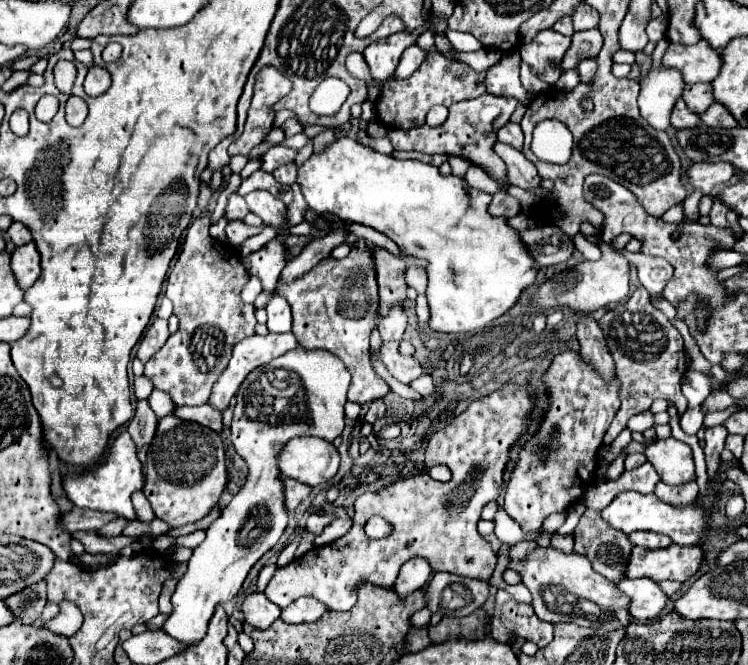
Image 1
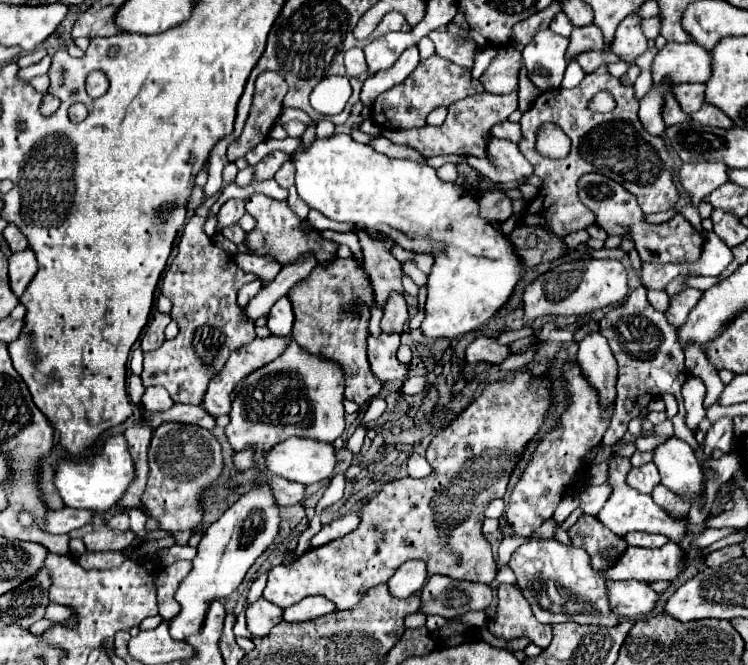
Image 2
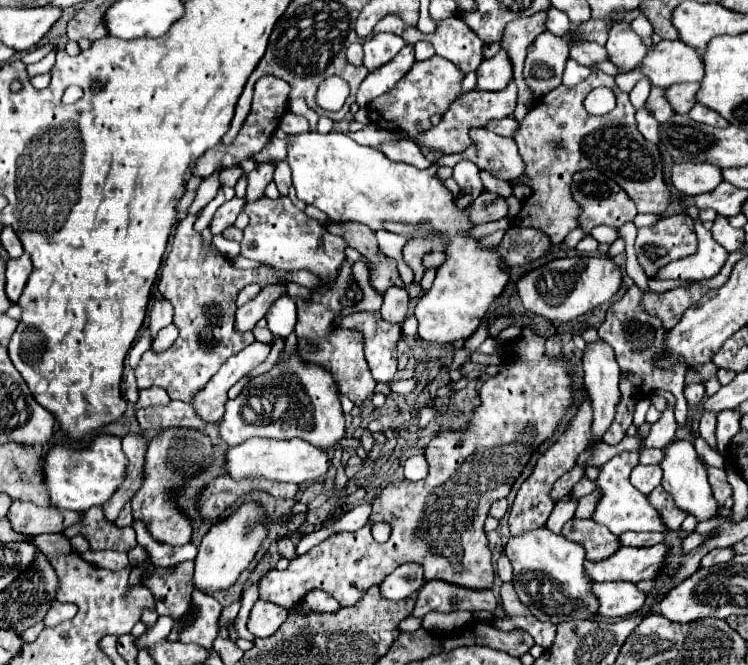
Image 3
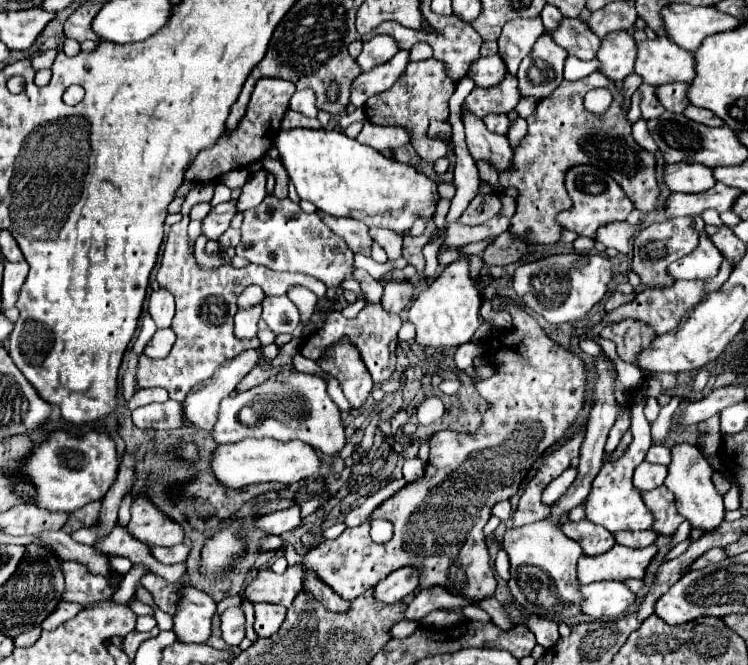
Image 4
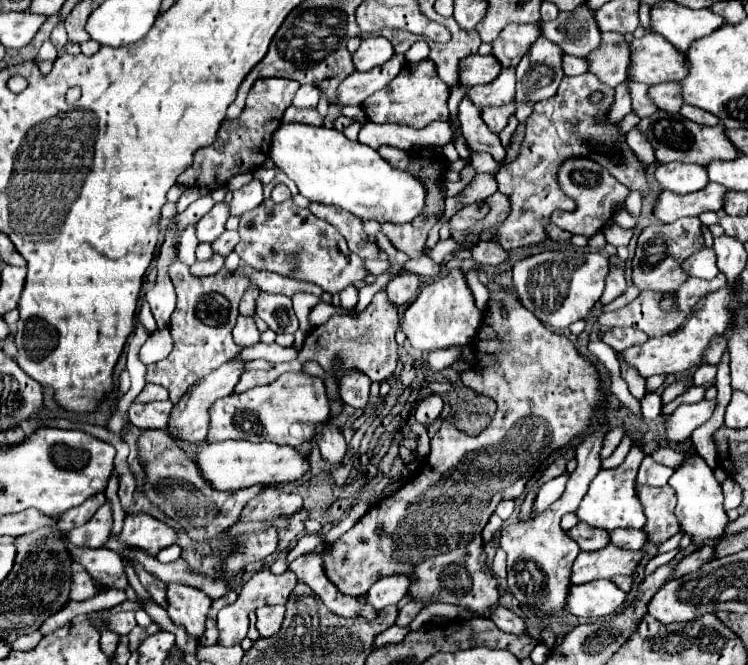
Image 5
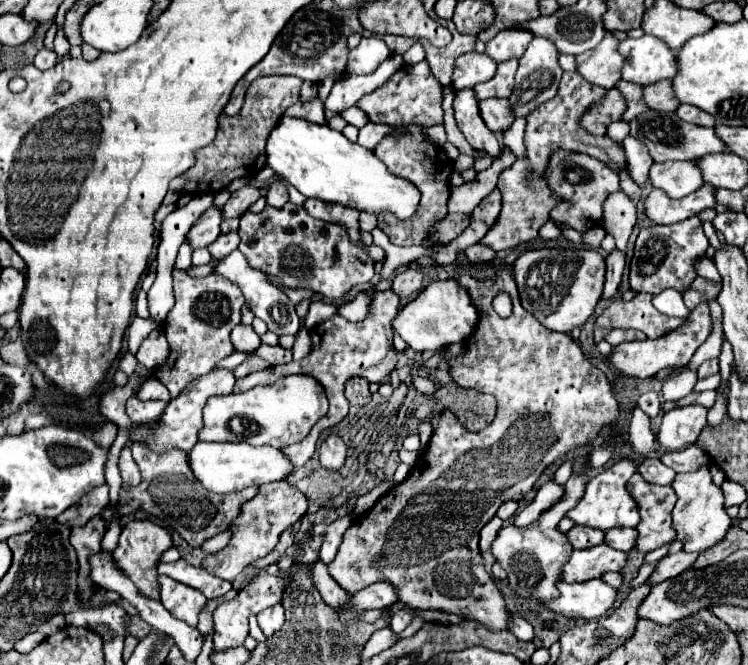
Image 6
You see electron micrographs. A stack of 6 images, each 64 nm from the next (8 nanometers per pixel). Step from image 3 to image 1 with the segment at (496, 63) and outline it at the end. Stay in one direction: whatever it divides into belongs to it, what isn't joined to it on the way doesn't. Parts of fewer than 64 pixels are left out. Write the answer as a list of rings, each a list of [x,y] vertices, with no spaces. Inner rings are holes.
[[[506,54],[498,64],[494,64],[488,70],[486,76],[486,88],[494,96],[512,96],[520,104],[528,102],[528,90],[524,90],[520,76],[518,76],[520,56],[518,54]]]

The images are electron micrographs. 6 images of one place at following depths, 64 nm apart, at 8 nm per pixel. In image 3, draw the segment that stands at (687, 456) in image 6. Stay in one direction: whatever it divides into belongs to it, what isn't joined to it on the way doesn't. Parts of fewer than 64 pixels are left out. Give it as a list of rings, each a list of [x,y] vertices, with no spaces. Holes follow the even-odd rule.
[[[640,450],[640,458],[638,464],[658,464],[662,460],[662,450]]]

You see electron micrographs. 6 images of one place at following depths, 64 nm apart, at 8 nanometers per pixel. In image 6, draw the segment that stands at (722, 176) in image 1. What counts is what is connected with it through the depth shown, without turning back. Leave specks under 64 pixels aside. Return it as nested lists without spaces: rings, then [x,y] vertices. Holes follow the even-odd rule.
[[[668,161],[652,164],[650,182],[654,188],[664,190],[670,198],[682,198],[696,192],[704,184],[704,178],[694,162]]]

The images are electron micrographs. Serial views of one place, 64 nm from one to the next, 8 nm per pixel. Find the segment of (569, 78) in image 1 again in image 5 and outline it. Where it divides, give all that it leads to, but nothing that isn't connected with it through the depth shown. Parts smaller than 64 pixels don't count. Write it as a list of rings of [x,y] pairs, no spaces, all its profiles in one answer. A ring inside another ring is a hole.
[[[564,56],[564,74],[566,76],[580,76],[588,72],[588,62],[584,58],[574,58],[574,56]]]

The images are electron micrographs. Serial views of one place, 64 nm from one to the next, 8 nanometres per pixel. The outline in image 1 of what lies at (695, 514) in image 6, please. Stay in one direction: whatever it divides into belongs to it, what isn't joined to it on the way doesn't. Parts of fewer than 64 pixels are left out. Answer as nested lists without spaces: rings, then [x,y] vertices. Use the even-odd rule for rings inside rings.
[[[672,436],[646,444],[644,456],[666,484],[684,484],[696,476],[690,446]]]

